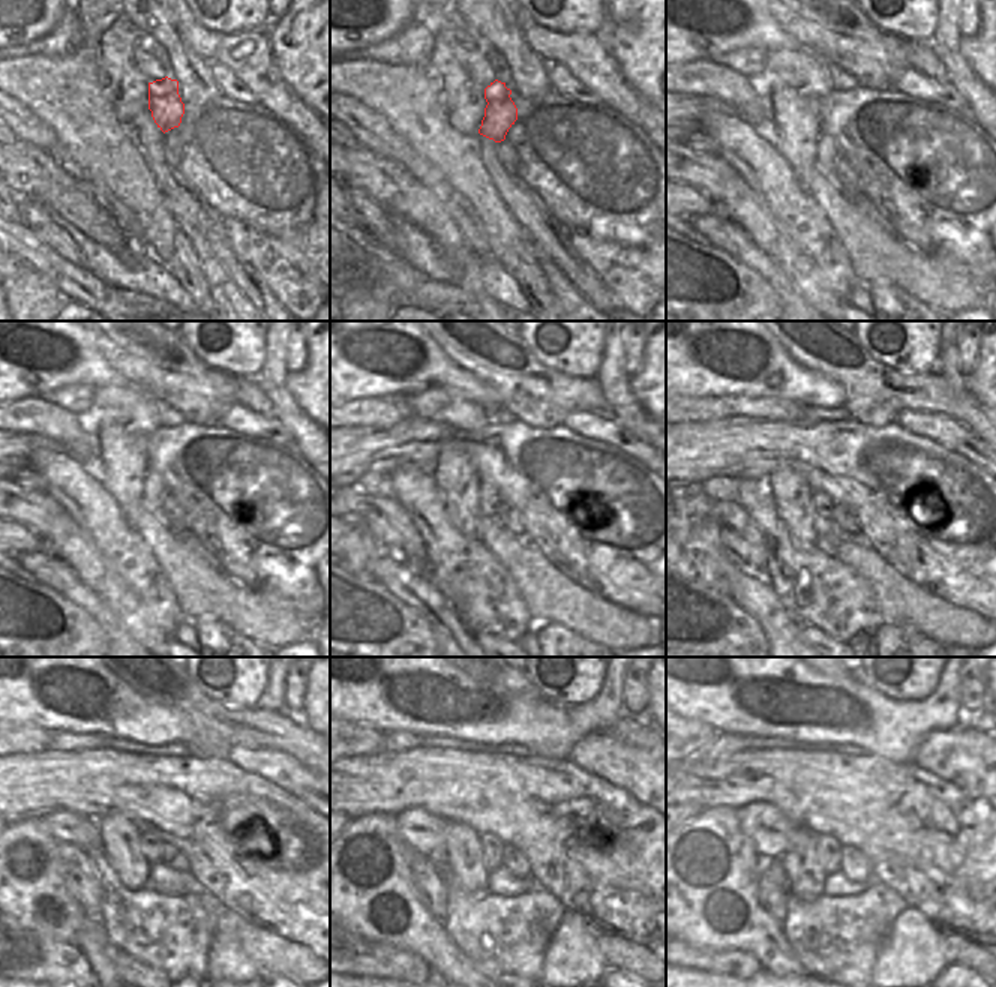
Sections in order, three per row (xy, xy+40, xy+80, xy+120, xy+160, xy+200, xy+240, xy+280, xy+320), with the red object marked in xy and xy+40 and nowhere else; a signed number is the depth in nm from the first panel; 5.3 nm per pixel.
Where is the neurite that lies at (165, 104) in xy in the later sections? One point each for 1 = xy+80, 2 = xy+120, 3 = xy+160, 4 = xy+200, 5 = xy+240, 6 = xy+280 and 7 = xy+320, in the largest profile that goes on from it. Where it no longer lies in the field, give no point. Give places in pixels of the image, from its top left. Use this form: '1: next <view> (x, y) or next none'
1: next xy+80 (827, 152)
2: next xy+120 (153, 491)
3: next xy+160 (488, 495)
4: next xy+200 (824, 504)
5: next xy+240 (152, 846)
6: next xy+280 (492, 848)
7: next xy+320 (828, 851)

